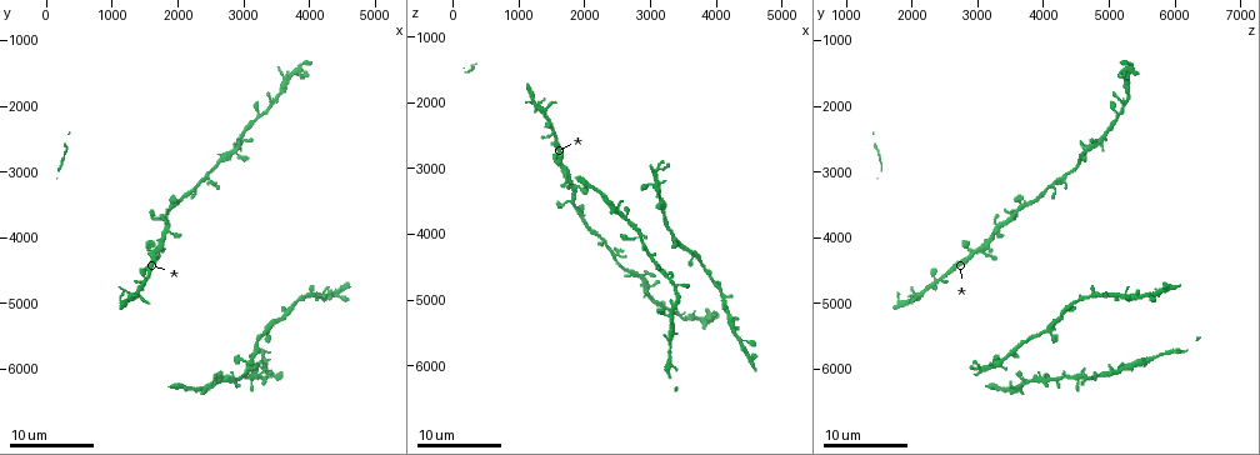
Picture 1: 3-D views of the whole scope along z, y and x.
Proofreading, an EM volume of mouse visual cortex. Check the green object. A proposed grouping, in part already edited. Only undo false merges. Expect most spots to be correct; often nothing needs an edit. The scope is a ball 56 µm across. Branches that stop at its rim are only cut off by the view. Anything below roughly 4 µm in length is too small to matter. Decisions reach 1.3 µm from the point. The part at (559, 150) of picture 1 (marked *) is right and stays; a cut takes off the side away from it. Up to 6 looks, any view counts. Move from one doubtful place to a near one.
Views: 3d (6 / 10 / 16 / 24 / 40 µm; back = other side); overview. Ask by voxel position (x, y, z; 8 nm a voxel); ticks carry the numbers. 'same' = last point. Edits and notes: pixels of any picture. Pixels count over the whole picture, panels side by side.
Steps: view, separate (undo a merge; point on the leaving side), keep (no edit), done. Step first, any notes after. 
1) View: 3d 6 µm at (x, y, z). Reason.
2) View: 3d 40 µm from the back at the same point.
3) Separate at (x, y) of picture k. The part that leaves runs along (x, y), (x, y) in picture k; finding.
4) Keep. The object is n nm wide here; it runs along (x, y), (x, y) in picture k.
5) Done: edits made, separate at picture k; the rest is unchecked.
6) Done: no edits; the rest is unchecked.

View: 3d 24 µm at (1650, 4200, 2900). Three-way junction.

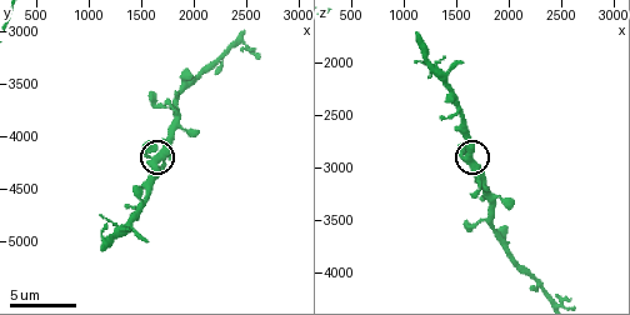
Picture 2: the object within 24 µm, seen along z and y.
View: 3d 6 µm at (1620, 4200, 2980).

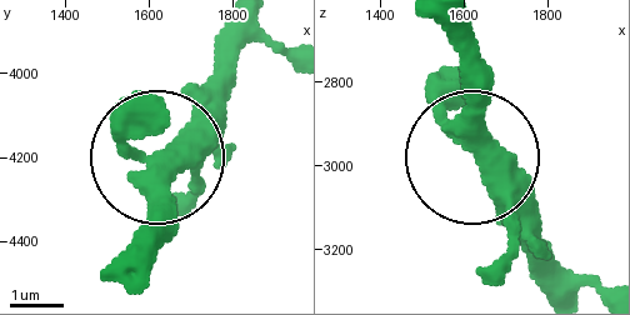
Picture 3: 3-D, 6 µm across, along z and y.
Keep. 3 arms meet here; it runs along (466, 55), (470, 150), (439, 105), (448, 69) in picture 3; all the same cell.

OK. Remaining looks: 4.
View: 3d 24 µm at (1900, 3650, 3600). Side arm on a straight run.

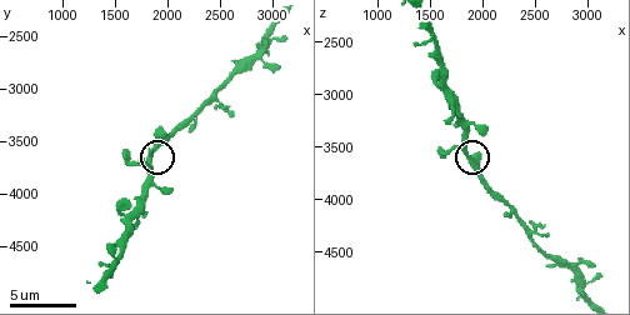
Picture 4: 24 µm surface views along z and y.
View: 3d 10 µm at the same point. Zoom in.

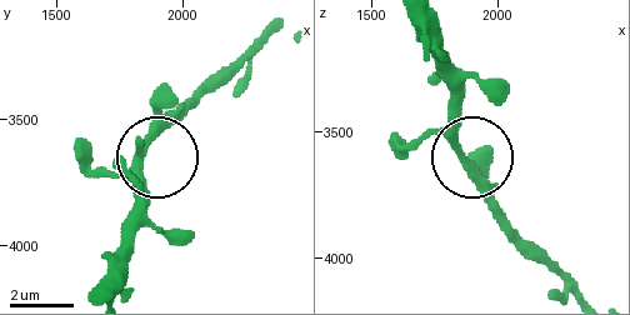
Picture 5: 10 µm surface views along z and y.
Keep. It runs along (94, 286), (131, 206), (134, 165), (201, 95) in picture 5; one cell here.

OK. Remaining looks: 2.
View: 3d 16 µm at (1450, 4800, 2350).

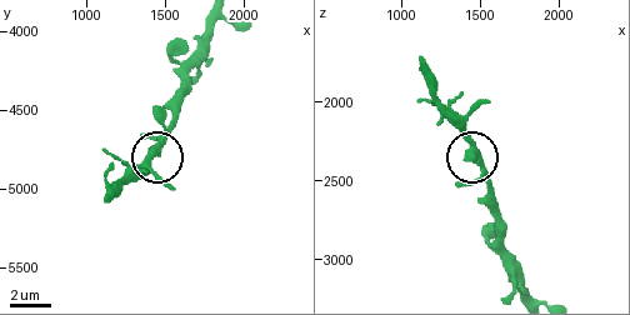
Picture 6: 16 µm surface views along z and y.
View: 3d 6 µm at the same point.

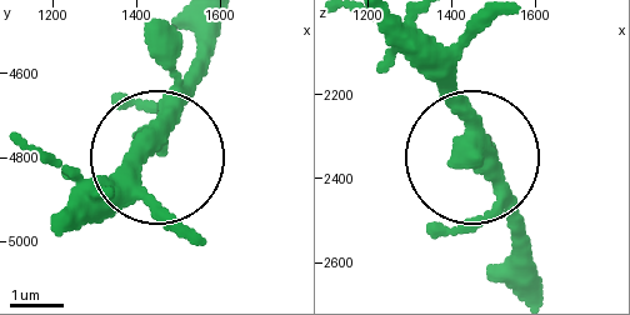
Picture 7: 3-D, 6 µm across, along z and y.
Keep. It runs along (533, 263), (466, 114), (394, 38) in picture 7; one cell here.

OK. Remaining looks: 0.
Done: no edits; the rest is unchecked.

